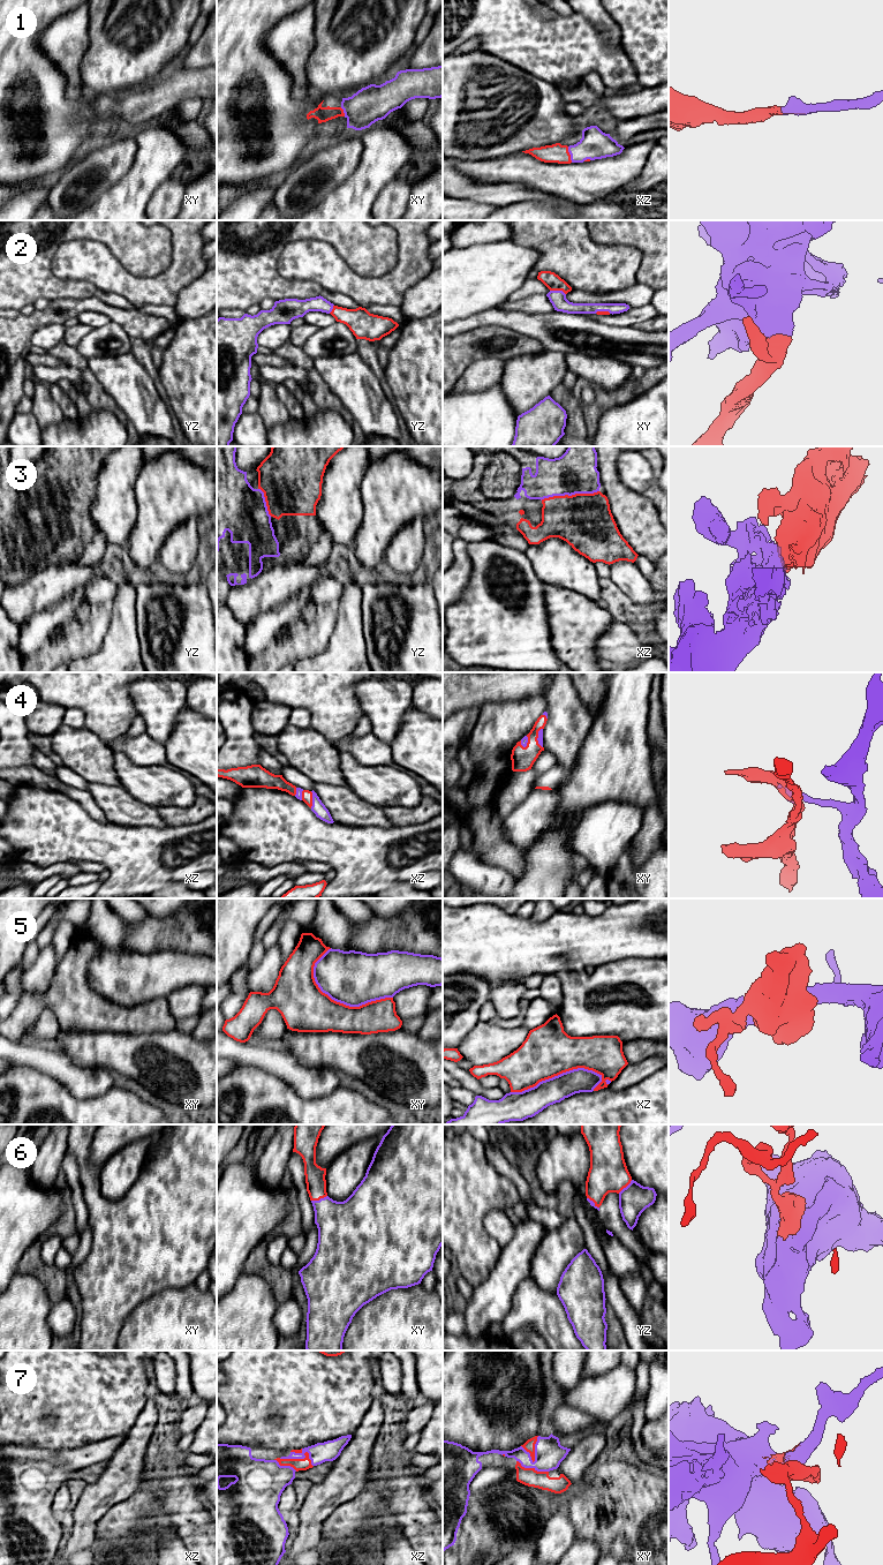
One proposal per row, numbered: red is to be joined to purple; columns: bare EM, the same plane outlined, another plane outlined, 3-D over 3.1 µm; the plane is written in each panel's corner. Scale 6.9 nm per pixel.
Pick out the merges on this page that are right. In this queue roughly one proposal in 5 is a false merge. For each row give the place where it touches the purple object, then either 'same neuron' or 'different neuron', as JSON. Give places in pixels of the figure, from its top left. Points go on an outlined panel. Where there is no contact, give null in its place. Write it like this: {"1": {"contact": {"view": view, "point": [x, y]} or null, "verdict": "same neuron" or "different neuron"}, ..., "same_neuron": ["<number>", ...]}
{"1": {"contact": {"view": "xz", "point": [570, 153]}, "verdict": "same neuron"}, "2": {"contact": {"view": "xy", "point": [558, 291]}, "verdict": "same neuron"}, "3": {"contact": {"view": "xz", "point": [570, 495]}, "verdict": "same neuron"}, "4": {"contact": {"view": "xz", "point": [312, 799]}, "verdict": "different neuron"}, "5": {"contact": {"view": "xy", "point": [344, 1003]}, "verdict": "same neuron"}, "6": {"contact": {"view": "xy", "point": [319, 1199]}, "verdict": "same neuron"}, "7": {"contact": {"view": "xz", "point": [302, 1458]}, "verdict": "same neuron"}, "same_neuron": ["1", "2", "3", "5", "6", "7"]}

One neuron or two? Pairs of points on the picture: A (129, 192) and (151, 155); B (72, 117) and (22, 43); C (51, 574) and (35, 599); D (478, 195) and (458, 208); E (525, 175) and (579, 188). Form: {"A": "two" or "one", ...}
{"A": "one", "B": "one", "C": "one", "D": "two", "E": "one"}

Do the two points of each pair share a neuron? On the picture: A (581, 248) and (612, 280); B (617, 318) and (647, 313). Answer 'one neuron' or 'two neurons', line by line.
A: one neuron
B: one neuron

